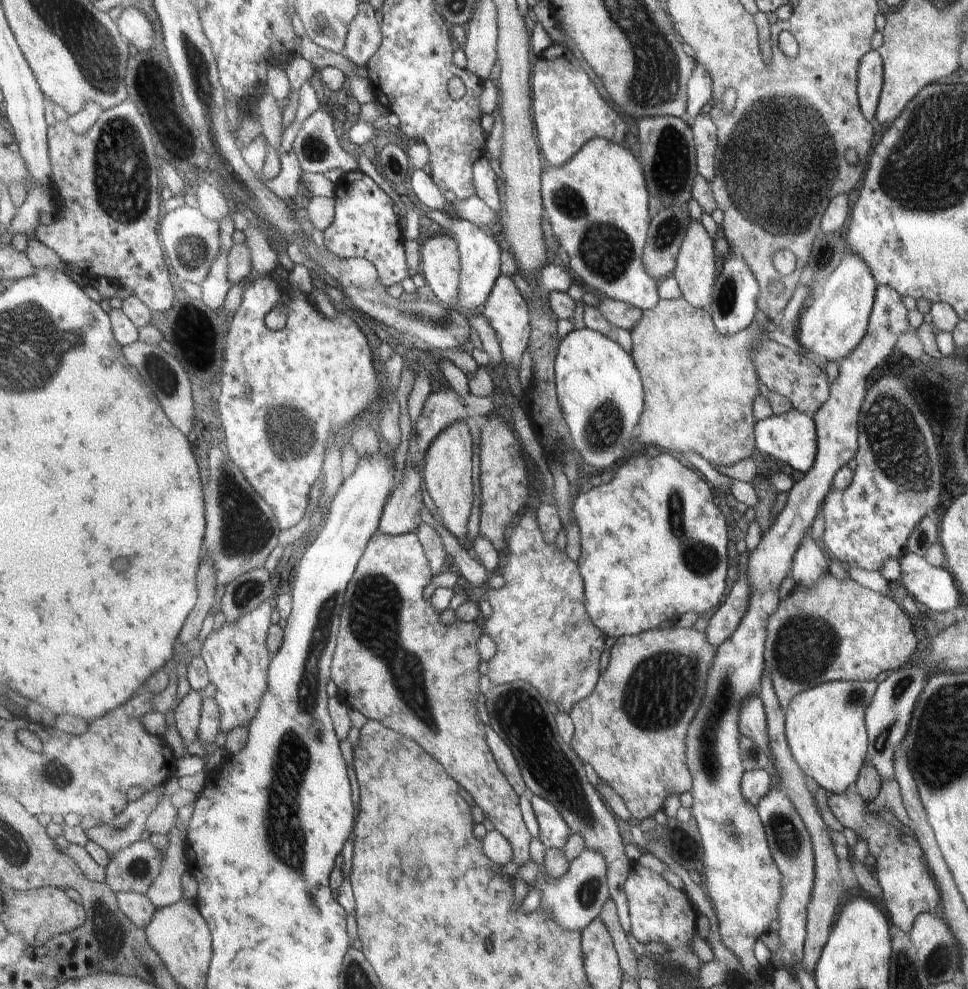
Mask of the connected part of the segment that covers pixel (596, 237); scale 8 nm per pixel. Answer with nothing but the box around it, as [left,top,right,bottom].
[543,137,662,311]

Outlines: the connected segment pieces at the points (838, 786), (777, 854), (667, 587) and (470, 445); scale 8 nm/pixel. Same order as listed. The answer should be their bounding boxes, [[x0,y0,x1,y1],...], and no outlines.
[[785,681,877,794],[757,788,815,968],[574,451,728,639],[425,421,476,552]]

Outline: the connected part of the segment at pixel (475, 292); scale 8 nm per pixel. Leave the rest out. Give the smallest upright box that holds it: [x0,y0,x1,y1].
[424,209,502,315]

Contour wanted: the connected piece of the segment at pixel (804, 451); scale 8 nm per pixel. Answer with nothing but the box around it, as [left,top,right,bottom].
[753,408,817,472]

